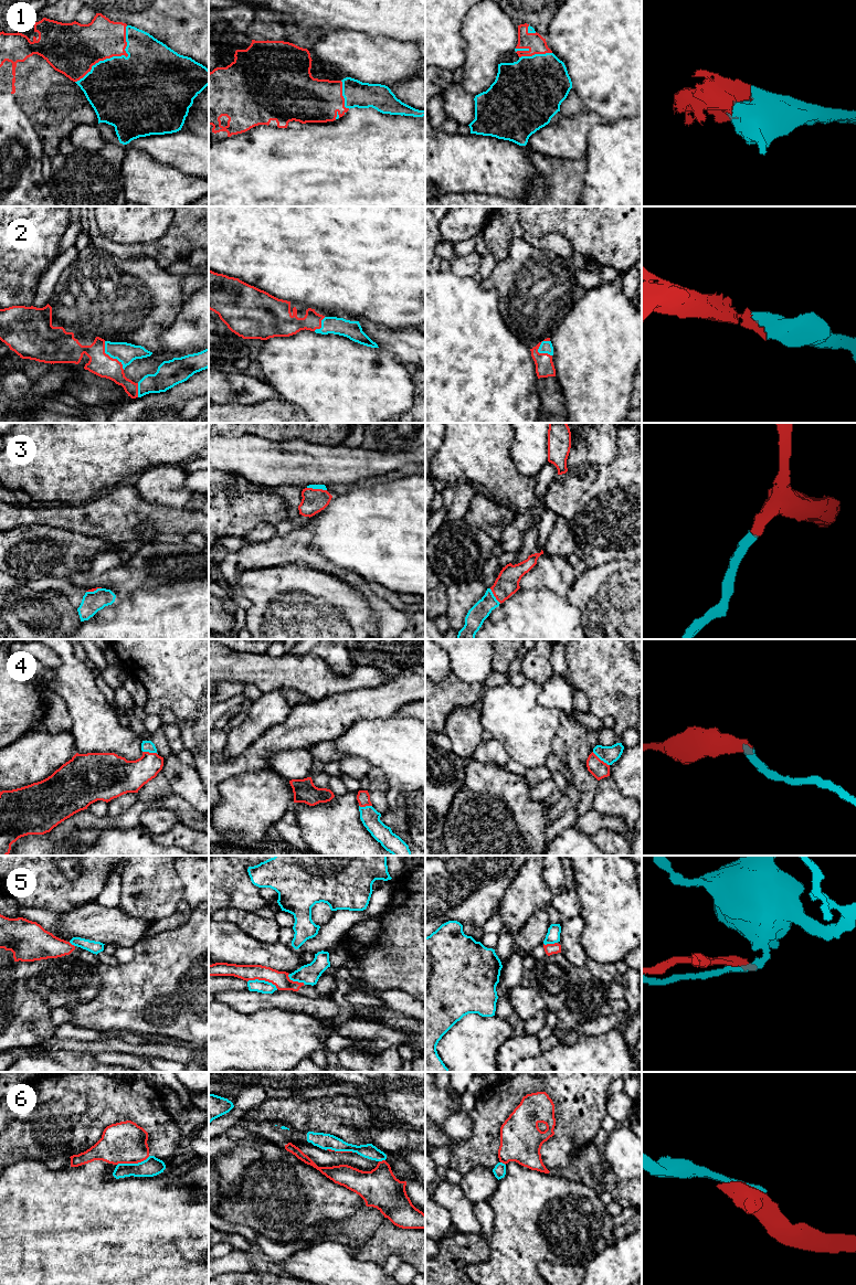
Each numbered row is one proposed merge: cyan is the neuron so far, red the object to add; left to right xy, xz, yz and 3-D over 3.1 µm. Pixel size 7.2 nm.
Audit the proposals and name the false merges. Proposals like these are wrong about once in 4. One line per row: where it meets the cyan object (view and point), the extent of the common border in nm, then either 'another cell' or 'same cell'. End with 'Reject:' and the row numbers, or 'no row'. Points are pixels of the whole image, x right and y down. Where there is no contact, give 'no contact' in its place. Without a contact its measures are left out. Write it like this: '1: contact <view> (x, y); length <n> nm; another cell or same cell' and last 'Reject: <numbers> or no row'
1: contact xy (115, 56); length 550 nm; same cell
2: contact xy (111, 357); length 260 nm; same cell
3: contact xz (317, 488); length 150 nm; same cell
4: contact yz (601, 760); length 160 nm; same cell
5: contact xz (263, 980); length 240 nm; another cell
6: contact xy (133, 1164); length 240 nm; same cell
Reject: 5

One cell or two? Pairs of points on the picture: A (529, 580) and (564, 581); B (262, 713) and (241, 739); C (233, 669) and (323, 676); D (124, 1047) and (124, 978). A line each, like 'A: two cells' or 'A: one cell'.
A: one cell
B: one cell
C: one cell
D: two cells

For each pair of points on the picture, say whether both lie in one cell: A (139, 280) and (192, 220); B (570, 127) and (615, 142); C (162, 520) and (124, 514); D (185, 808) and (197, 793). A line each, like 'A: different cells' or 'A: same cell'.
A: different cells
B: different cells
C: same cell
D: different cells

